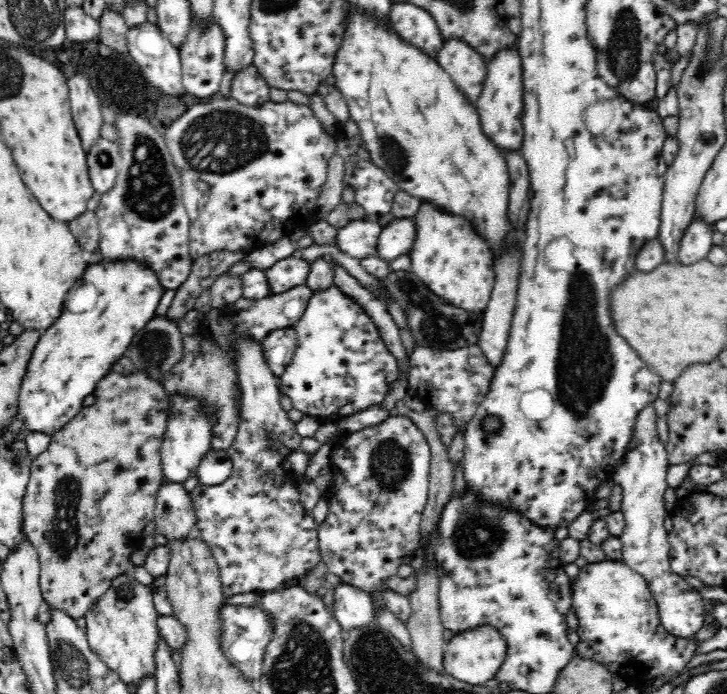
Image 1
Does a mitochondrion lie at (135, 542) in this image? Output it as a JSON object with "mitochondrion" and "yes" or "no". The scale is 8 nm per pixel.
{"mitochondrion":"no"}

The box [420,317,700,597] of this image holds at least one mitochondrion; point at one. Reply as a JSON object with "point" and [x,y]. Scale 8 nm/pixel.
{"point":[477,534]}

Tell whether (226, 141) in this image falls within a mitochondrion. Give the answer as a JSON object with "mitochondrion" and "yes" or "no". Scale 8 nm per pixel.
{"mitochondrion":"yes"}

